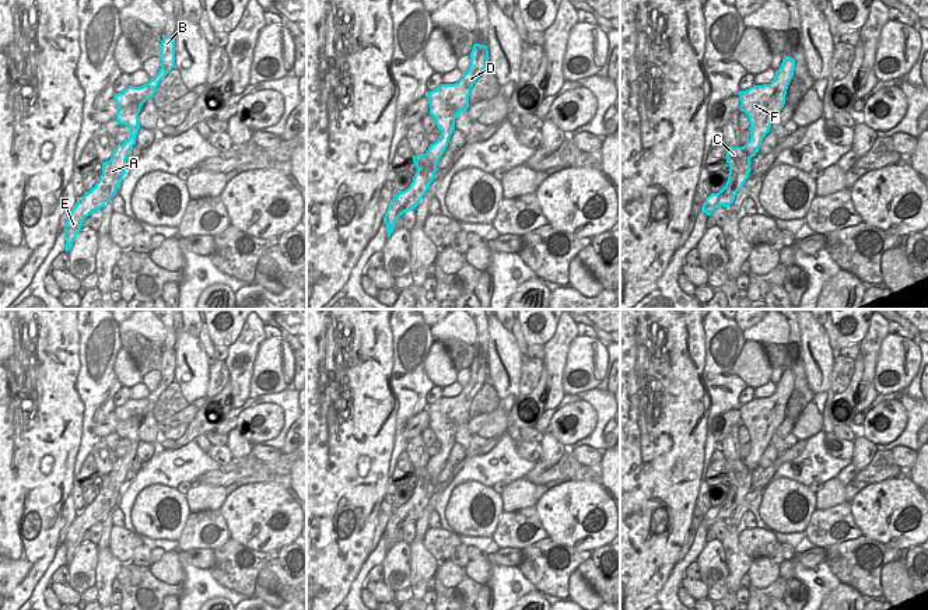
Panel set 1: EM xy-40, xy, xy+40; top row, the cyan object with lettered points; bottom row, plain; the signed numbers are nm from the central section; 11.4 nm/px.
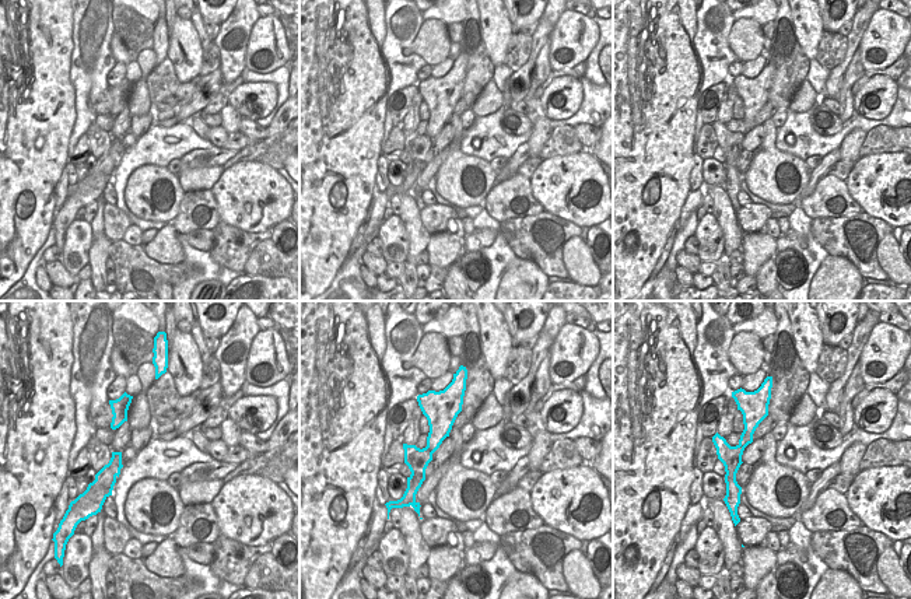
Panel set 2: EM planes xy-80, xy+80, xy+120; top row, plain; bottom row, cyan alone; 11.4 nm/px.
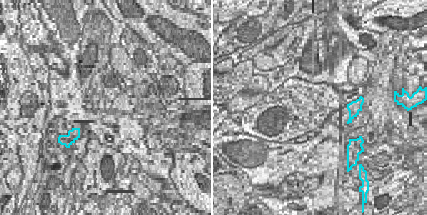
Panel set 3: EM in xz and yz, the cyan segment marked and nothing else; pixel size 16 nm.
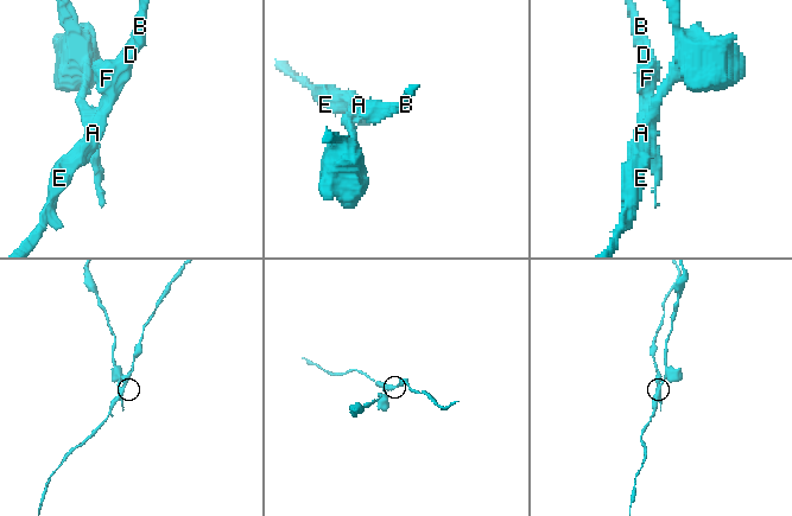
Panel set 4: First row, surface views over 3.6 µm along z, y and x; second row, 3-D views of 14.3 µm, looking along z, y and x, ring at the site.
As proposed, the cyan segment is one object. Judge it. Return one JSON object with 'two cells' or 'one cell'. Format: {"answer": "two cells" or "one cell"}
{"answer": "two cells"}

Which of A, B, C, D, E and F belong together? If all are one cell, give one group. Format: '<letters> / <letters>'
A B D E F / C

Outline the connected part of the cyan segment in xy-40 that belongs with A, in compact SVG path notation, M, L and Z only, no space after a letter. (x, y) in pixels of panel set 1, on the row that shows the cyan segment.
M162 36L160 52L161 69L154 78L141 87L129 85L125 91L115 94L113 99L118 105L116 120L123 126L130 127L130 137L118 144L109 161L102 164L102 175L95 186L85 192L73 207L66 225L66 252L73 246L74 239L81 231L85 217L92 211L101 210L105 203L116 193L120 180L126 173L126 159L129 151L136 144L136 137L140 129L139 113L143 104L153 98L160 81L175 67L175 36Z

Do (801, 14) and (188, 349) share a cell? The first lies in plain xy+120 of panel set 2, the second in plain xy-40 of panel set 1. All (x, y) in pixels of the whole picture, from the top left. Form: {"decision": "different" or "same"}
{"decision": "same"}

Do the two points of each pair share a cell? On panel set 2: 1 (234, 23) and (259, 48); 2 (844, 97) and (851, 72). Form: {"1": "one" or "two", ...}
{"1": "two", "2": "one"}

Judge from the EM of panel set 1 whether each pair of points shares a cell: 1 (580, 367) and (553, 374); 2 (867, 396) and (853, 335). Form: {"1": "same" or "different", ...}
{"1": "different", "2": "different"}

